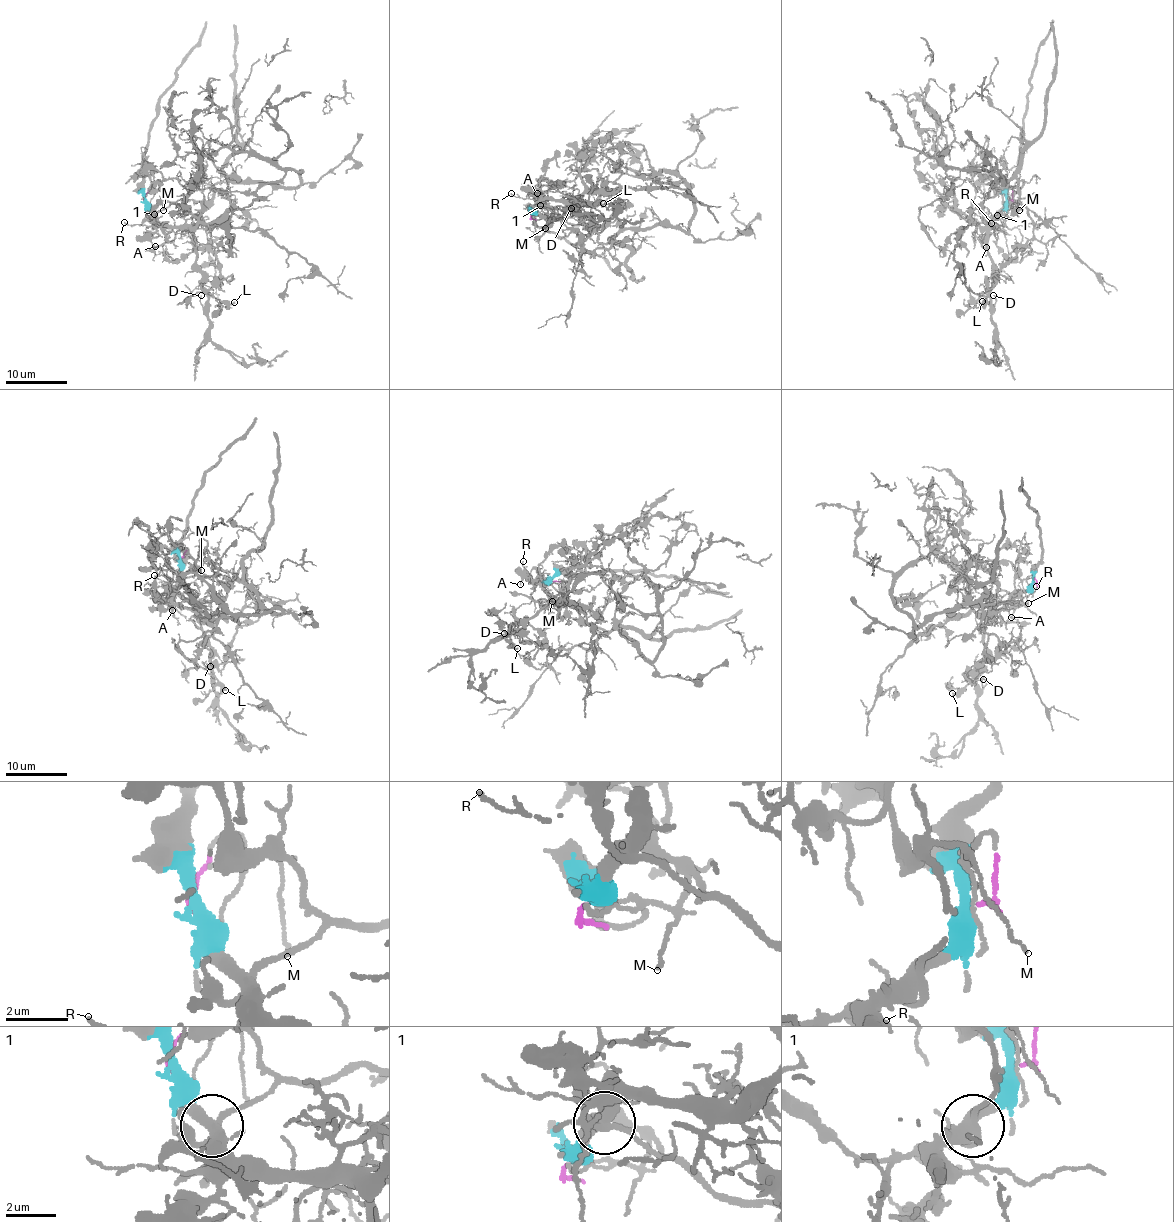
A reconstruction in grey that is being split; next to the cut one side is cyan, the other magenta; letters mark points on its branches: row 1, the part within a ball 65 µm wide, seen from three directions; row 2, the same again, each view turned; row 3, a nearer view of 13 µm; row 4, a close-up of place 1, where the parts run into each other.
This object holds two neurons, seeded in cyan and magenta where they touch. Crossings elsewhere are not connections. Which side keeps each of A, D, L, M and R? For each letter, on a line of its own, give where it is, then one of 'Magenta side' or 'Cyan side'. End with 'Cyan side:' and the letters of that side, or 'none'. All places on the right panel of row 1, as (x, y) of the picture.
A: Place: (986, 247). Cyan side
D: Place: (993, 295). Cyan side
L: Place: (982, 301). Cyan side
M: Place: (1019, 210). Magenta side
R: Place: (991, 223). Cyan side
Cyan side: A, D, L, R

